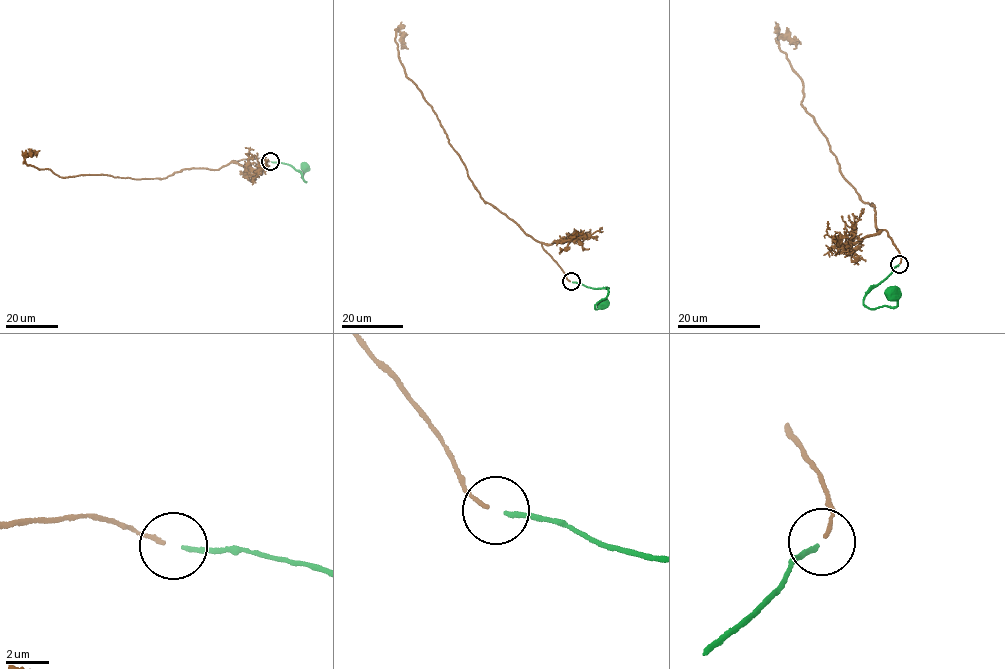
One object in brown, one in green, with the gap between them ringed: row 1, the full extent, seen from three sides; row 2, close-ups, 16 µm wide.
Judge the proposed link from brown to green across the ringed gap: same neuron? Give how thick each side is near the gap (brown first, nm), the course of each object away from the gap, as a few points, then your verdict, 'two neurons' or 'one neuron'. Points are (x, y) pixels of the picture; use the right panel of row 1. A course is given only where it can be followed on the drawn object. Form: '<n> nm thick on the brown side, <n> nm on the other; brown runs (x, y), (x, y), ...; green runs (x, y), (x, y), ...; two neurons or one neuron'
170 nm thick on the brown side, 220 nm on the other; brown runs (900, 263), (877, 231), (875, 205), (842, 175), (802, 104), (779, 36), (797, 43); green runs (898, 265), (871, 290), (863, 301), (871, 309), (893, 307), (897, 305), (893, 295); one neuron

